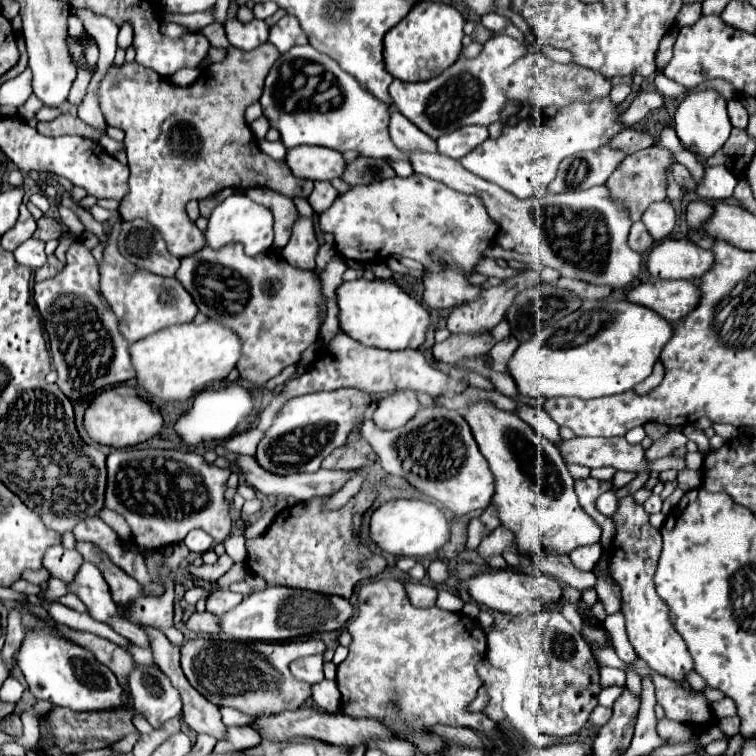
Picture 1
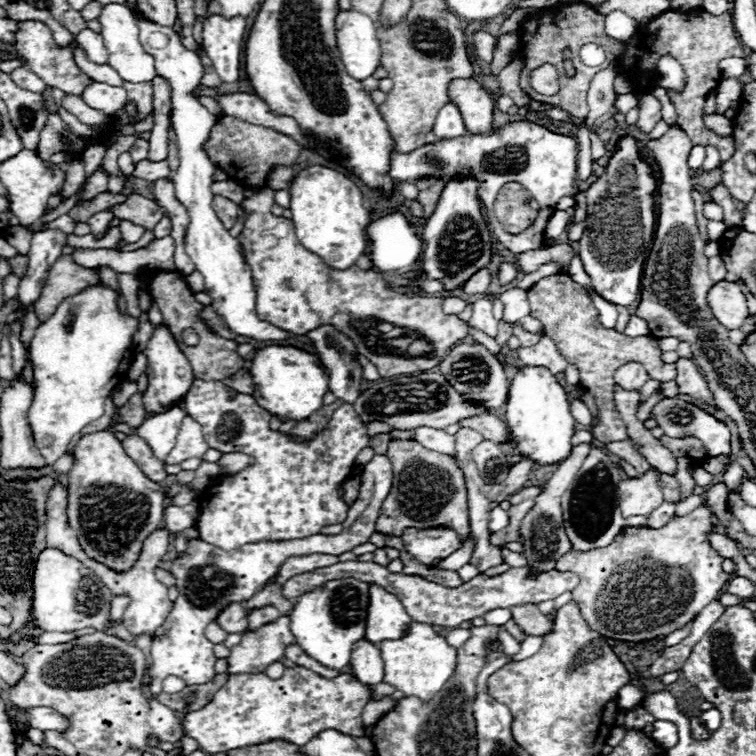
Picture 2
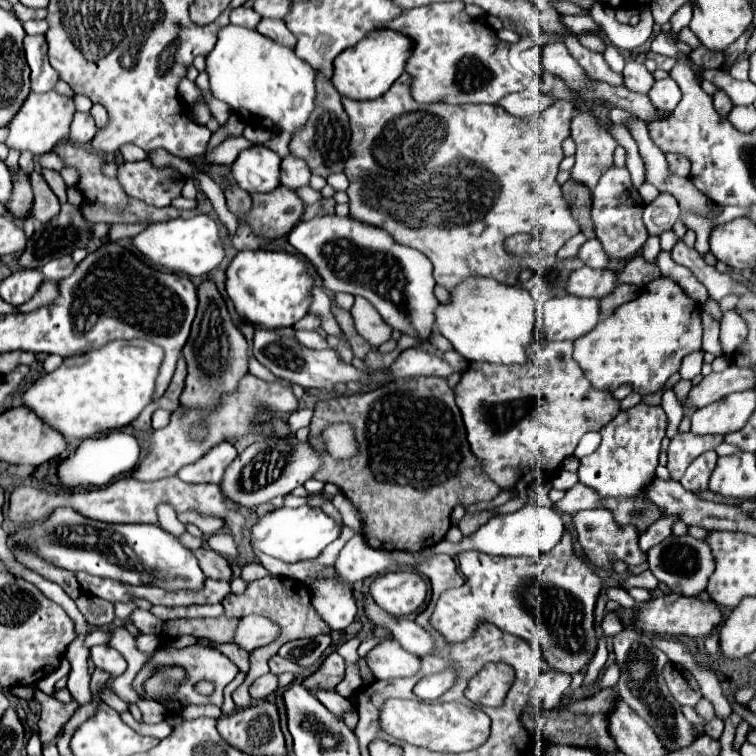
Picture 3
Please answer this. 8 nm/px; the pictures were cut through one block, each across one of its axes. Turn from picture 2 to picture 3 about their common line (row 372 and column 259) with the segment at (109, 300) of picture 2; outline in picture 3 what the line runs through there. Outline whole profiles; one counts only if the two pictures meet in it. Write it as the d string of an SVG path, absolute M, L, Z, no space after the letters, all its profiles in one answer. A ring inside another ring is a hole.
M234 24L220 28L218 42L206 56L206 72L212 94L250 124L292 134L314 108L314 68L300 60L292 48L280 46L256 30Z

